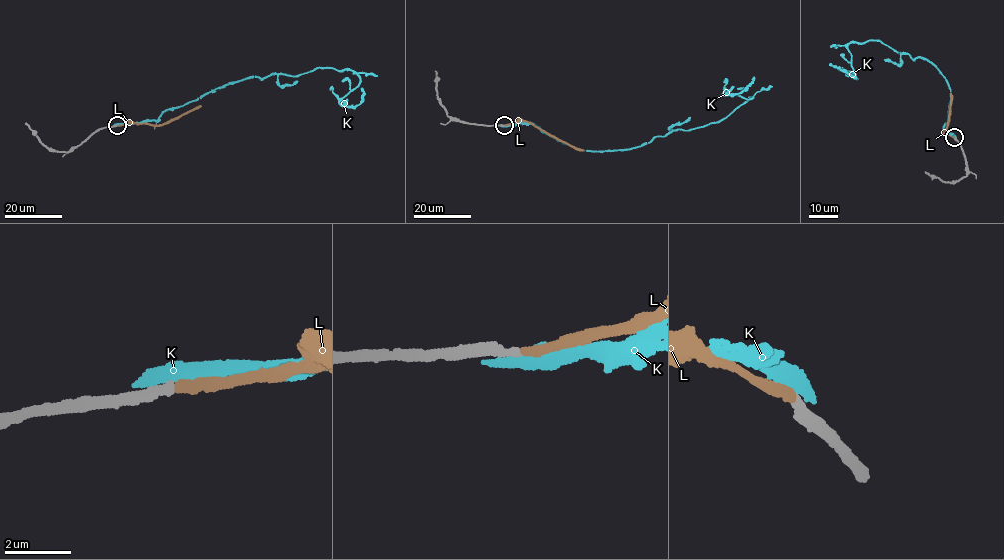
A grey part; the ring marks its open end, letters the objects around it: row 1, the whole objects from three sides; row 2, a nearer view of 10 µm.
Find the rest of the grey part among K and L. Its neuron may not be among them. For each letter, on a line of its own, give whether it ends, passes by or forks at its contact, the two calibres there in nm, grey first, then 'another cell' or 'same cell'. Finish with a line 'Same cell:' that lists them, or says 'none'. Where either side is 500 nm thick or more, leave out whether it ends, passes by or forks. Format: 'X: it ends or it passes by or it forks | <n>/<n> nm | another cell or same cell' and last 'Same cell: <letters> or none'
K: 340/550 nm | another cell
L: it ends | 280/320 nm | same cell
Same cell: L

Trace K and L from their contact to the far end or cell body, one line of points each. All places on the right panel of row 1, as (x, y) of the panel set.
K: (955, 137), (943, 129), (951, 91), (926, 59), (912, 59), (874, 39), (847, 47), (856, 78), (829, 63)
L: (954, 137), (943, 132), (951, 93)

